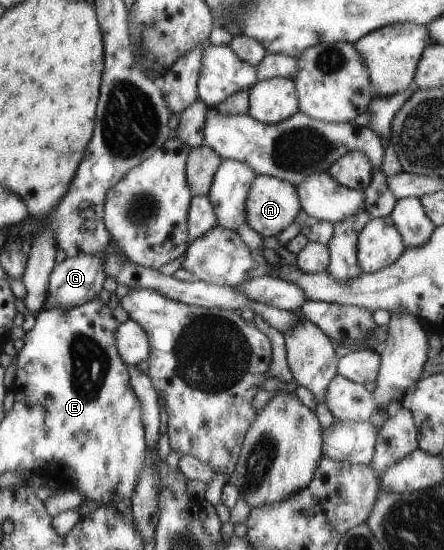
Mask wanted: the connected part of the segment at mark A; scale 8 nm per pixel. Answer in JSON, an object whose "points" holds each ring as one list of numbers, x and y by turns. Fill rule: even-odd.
{"points":[[266,175,252,180,246,194,246,223,262,239,286,229,300,210,294,185]]}

